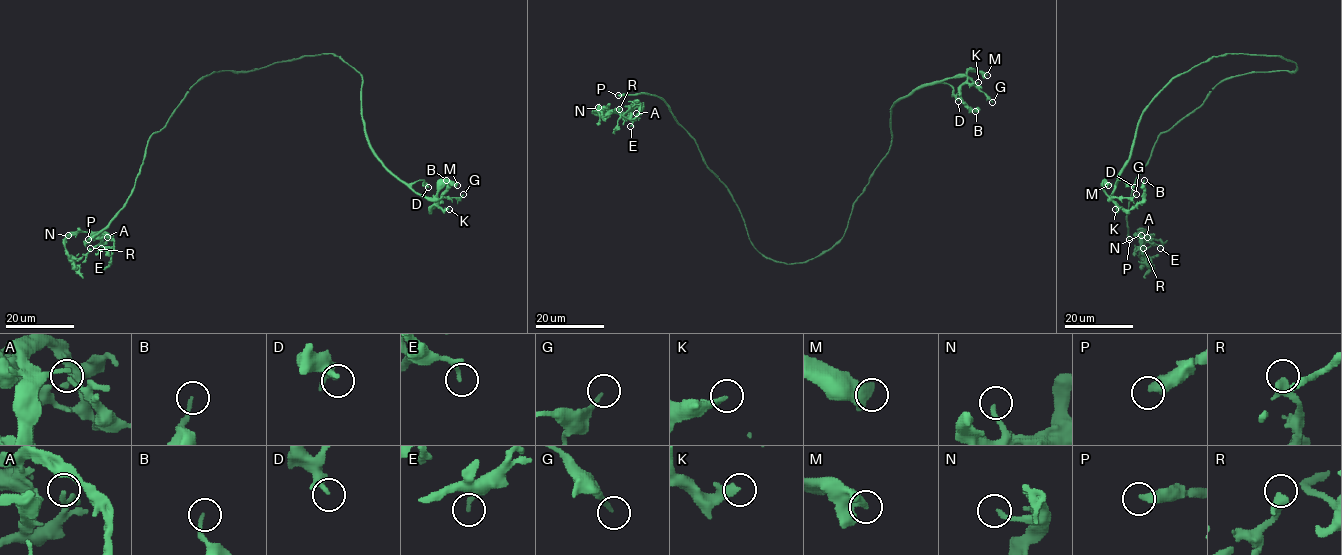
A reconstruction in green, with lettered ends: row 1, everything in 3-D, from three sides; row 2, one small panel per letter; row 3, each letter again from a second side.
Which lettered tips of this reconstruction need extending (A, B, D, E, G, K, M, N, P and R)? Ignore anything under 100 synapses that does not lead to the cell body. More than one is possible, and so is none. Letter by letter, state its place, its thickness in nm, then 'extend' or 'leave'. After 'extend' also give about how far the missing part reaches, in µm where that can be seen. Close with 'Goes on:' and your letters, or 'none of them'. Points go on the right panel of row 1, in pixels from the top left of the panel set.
A: (1147, 237) | 200 nm | leave
B: (1144, 180) | 160 nm | leave
D: (1134, 187) | 360 nm | leave
E: (1160, 248) | 140 nm | leave
G: (1136, 194) | 170 nm | leave
K: (1115, 209) | 320 nm | leave
M: (1108, 185) | 600 nm | leave
N: (1141, 235) | 200 nm | leave
P: (1129, 239) | 460 nm | leave
R: (1143, 248) | 480 nm | leave
Goes on: none of them

